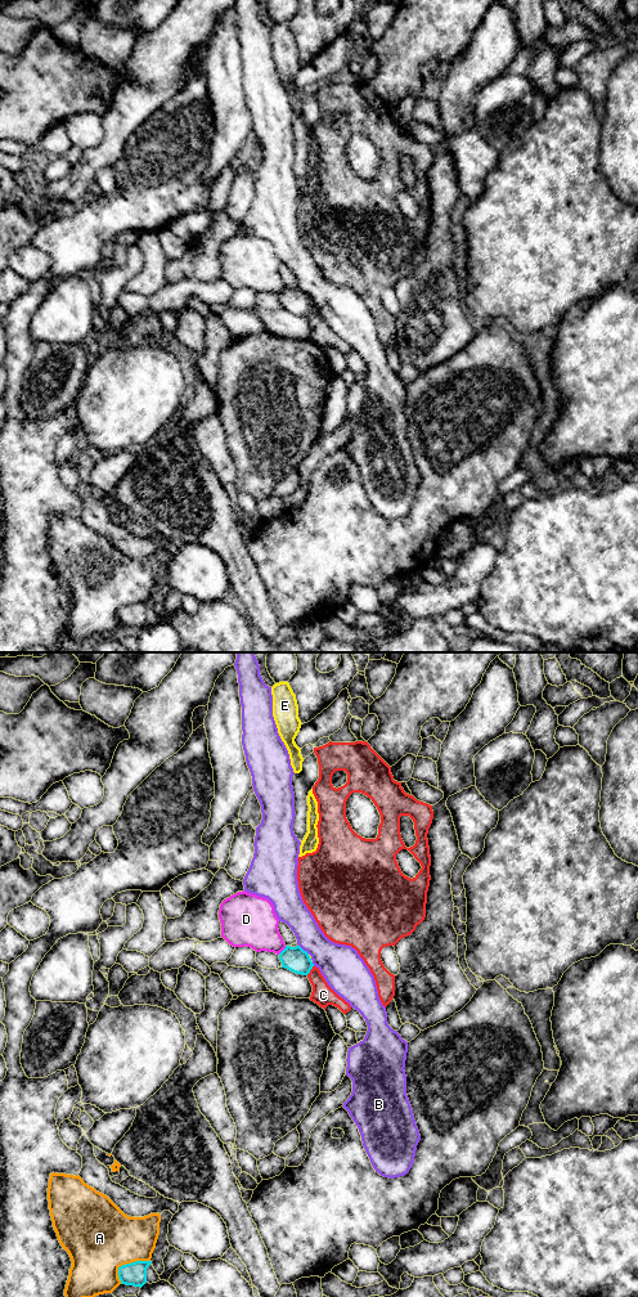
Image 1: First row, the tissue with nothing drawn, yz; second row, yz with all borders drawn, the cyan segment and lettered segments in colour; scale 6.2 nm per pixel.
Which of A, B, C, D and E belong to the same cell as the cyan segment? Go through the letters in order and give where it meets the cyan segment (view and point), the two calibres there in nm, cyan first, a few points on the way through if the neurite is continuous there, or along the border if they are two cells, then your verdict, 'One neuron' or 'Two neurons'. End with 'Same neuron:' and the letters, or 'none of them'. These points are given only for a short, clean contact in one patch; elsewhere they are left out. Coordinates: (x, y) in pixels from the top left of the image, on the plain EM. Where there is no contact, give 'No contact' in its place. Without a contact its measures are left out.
A: Touches cyan at yz (126, 605). Thickness 140 nm (cyan) against 440 nm. Two neurons
B: Touches cyan at yz (302, 291). Thickness 160 nm (cyan) against 260 nm. Boundary: yz (299, 286), (309, 295). Two neurons
C: Touches cyan at yz (310, 310). Thickness 160 nm (cyan) against 140 nm. Two neurons
D: Touches cyan at yz (283, 291). Thickness 160 nm (cyan) against 300 nm. Two neurons
E: Touches cyan at yz (310, 300). Thickness 160 nm (cyan) against 20 nm. Two neurons
Same neuron: none of them

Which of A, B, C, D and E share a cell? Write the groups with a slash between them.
A / B / C / D / E

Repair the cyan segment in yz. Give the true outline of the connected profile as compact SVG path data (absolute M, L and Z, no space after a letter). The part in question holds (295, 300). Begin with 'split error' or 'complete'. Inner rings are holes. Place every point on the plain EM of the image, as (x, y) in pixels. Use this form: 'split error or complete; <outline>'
complete; M286 287L286 290L279 295L279 301L282 309L302 317L307 317L314 308L309 295L300 287Z

